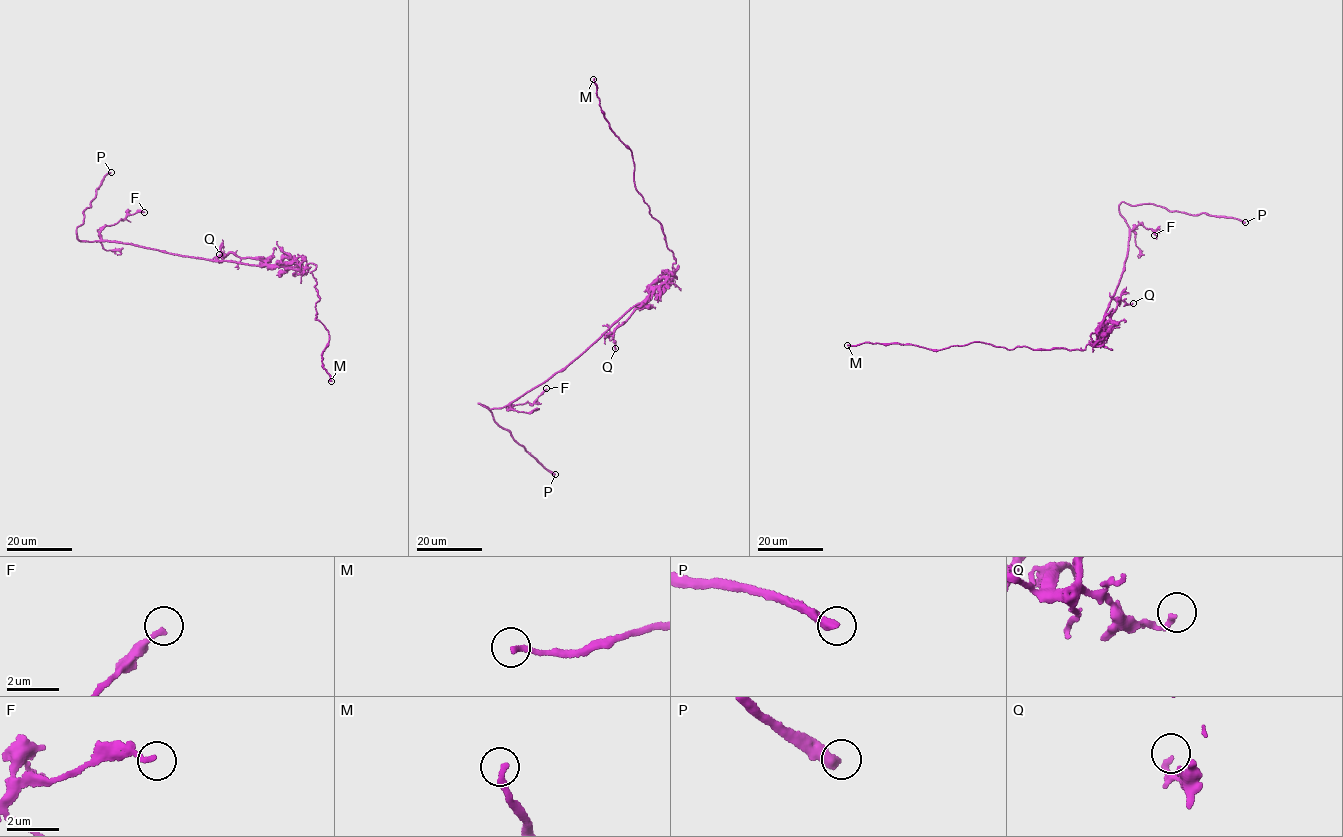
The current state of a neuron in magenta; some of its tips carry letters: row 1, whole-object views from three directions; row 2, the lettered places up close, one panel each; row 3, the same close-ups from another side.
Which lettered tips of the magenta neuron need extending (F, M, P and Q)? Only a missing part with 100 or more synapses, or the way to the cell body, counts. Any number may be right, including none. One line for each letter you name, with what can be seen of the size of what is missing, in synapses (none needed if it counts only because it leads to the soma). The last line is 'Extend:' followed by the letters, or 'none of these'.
Extend: P

